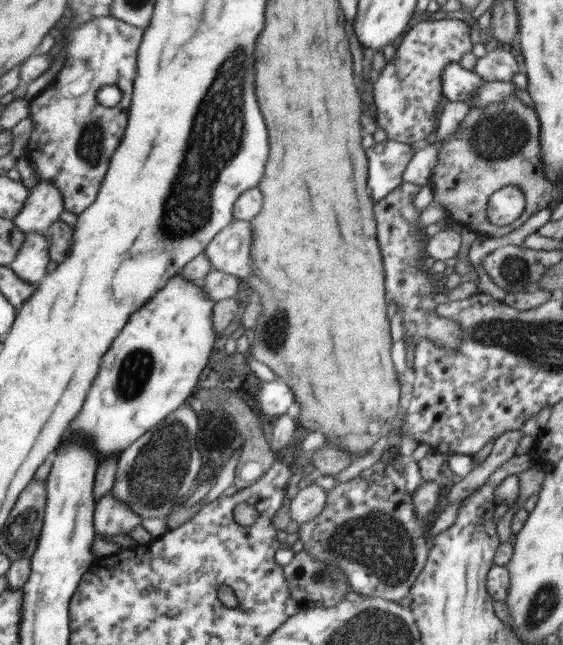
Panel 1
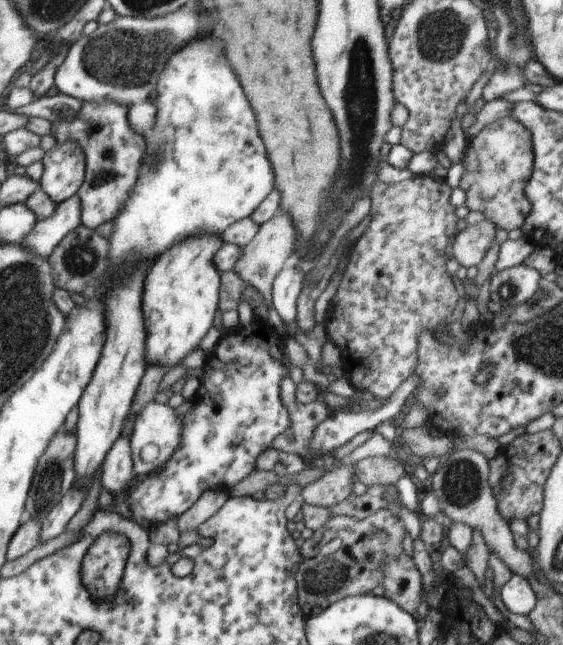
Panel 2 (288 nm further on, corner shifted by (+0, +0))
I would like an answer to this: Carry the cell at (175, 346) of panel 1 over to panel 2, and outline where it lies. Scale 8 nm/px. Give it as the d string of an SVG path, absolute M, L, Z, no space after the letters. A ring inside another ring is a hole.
M203 234L197 238L189 238L175 248L169 248L155 262L153 272L149 272L149 284L145 284L145 318L149 320L149 366L163 364L169 370L179 364L187 354L199 348L203 336L211 330L219 310L219 286L221 272L217 264L217 252L223 246L221 234Z

